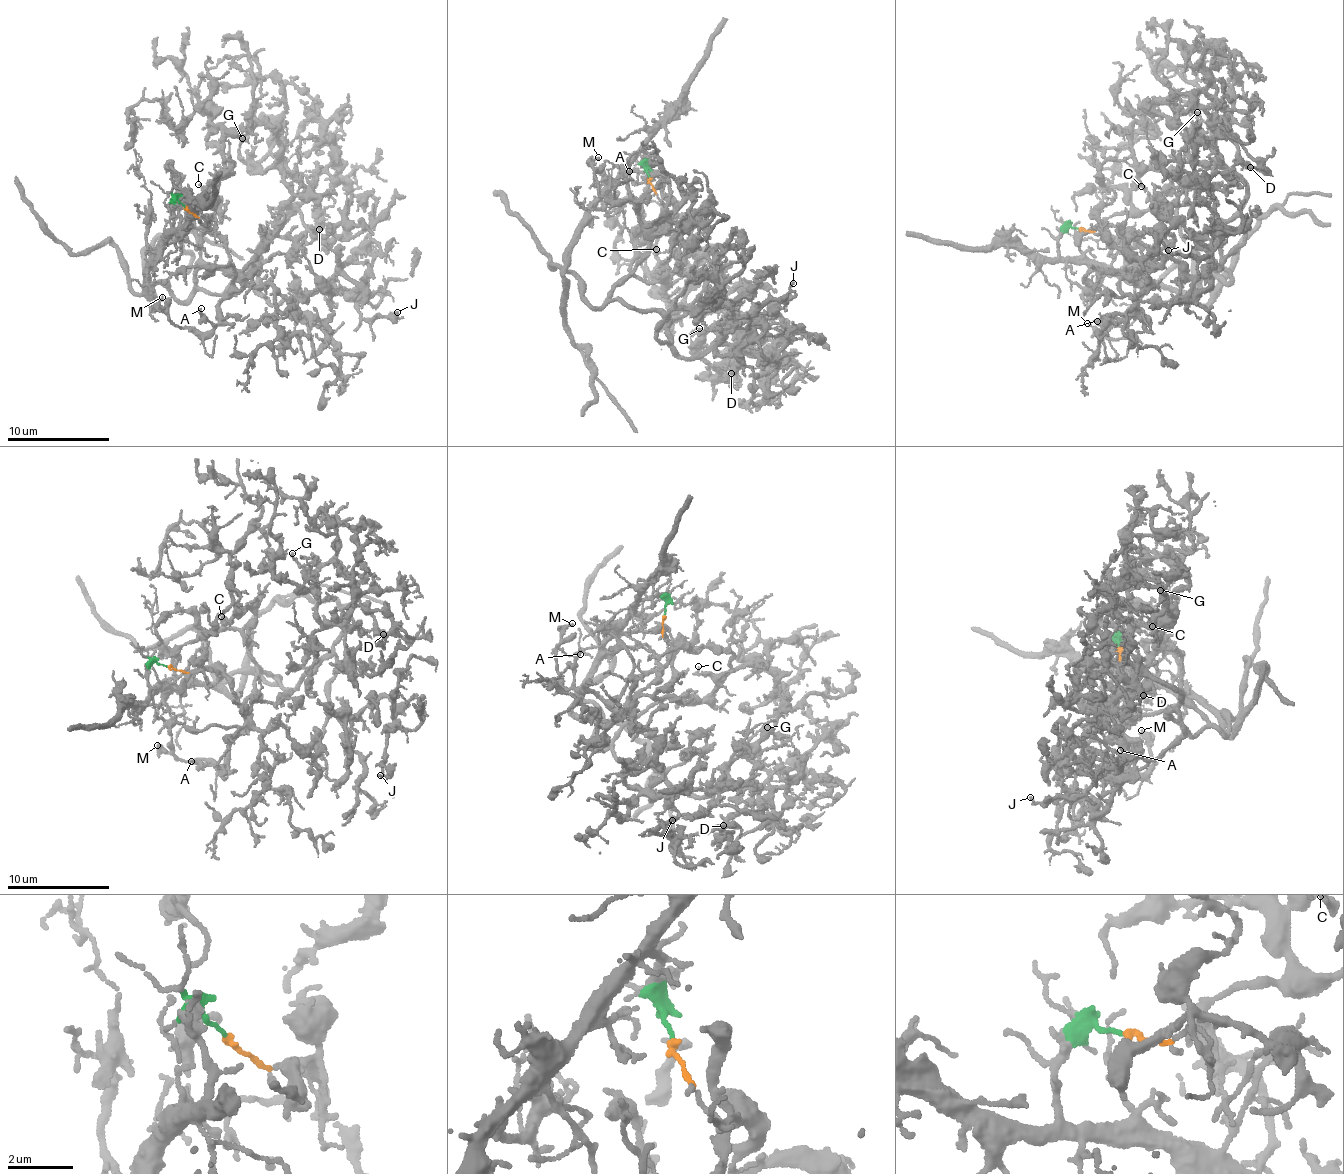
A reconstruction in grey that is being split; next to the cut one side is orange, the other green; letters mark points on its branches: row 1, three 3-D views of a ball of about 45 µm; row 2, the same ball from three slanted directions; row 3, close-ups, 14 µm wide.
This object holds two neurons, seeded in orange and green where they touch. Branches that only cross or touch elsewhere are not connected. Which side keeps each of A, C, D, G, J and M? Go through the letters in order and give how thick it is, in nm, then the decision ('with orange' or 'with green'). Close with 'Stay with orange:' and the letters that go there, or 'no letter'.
A: calibre 180 nm; with orange
C: calibre 180 nm; with orange
D: calibre 360 nm; with orange
G: calibre 100 nm; with orange
J: calibre 110 nm; with orange
M: calibre 170 nm; with orange
Stay with orange: A, C, D, G, J, M

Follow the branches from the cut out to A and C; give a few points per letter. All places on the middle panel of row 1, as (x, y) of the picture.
A: (649, 178), (653, 191), (663, 203), (664, 229), (640, 220), (626, 177), (629, 170)
C: (649, 178), (673, 207), (665, 222), (688, 218), (700, 224), (690, 250), (661, 252), (656, 248)

